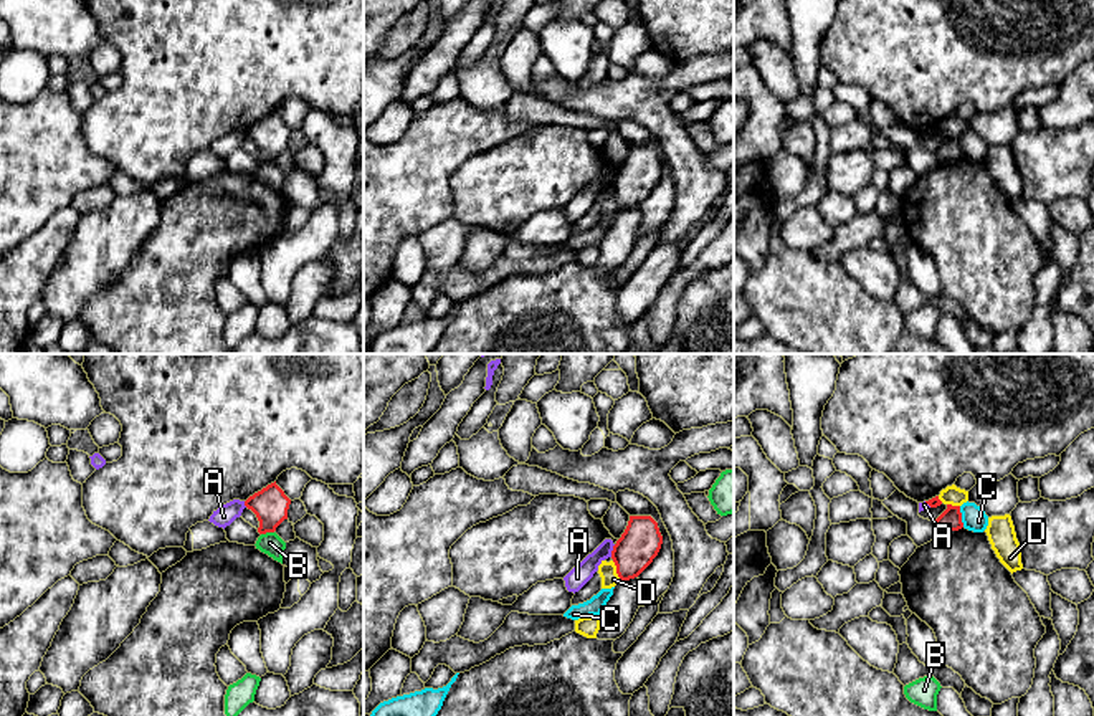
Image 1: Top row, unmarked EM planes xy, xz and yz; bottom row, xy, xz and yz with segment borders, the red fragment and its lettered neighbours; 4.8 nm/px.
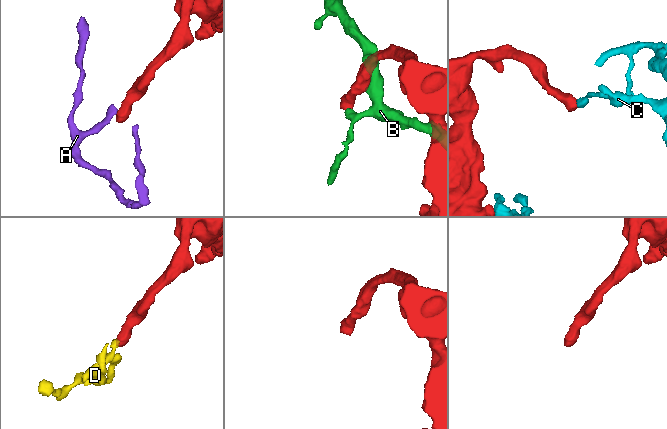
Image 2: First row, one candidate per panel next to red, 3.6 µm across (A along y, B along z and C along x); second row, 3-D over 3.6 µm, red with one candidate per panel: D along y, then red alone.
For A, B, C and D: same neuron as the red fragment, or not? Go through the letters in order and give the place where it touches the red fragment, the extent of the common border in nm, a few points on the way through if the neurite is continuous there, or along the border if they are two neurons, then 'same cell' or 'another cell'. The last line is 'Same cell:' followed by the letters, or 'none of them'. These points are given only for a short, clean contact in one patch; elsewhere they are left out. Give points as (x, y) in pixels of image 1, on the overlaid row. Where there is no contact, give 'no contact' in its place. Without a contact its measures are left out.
A: contact xz (612, 551); length 70 nm; border xz (615, 544), (610, 556); another cell
B: contact xy (266, 531); length 70 nm; another cell
C: contact yz (960, 516); length 110 nm; another cell
D: contact xz (617, 571); length 110 nm; another cell
Same cell: none of them

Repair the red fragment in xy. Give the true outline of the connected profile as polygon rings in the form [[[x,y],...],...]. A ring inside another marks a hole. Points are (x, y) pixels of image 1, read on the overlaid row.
[[[276,481],[245,501],[245,506],[251,509],[259,521],[259,534],[274,532],[276,527],[288,519],[289,504],[291,499],[276,484]]]

